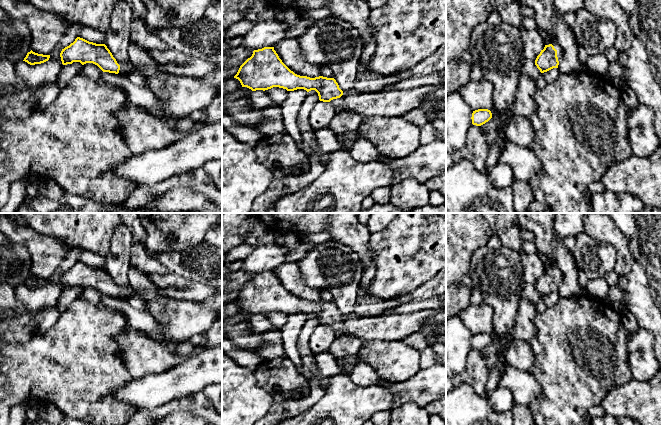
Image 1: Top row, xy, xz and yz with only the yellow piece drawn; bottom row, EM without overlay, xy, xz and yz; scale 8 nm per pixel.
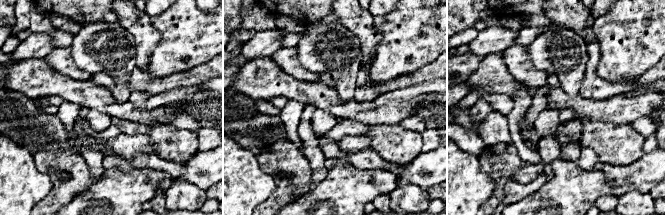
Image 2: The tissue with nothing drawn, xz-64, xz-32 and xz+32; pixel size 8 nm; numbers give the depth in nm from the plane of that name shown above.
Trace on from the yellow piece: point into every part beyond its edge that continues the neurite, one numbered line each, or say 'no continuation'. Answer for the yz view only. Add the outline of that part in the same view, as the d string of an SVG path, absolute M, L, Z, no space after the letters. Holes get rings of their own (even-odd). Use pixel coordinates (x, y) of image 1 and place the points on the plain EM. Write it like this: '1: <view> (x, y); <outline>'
1: yz (559, 274); M554 266L552 269L557 274L558 285L560 286L563 283L563 275L562 275L562 272L556 266Z

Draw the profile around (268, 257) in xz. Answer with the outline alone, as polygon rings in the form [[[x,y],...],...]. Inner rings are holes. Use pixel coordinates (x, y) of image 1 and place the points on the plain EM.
[[[276,242],[257,245],[254,251],[242,260],[241,270],[253,275],[264,271],[274,271],[286,262],[286,255],[289,251],[289,248]]]

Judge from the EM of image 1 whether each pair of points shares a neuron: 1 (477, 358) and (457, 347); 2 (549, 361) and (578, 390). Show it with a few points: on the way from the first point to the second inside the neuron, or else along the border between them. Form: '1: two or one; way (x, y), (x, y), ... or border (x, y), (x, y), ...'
1: two; border (472, 348), (467, 358), (467, 366), (457, 374)
2: one; way (557, 369), (570, 384)

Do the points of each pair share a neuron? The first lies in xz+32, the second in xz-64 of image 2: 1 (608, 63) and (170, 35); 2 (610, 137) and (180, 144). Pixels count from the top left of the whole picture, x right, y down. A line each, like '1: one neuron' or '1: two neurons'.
1: one neuron
2: one neuron

